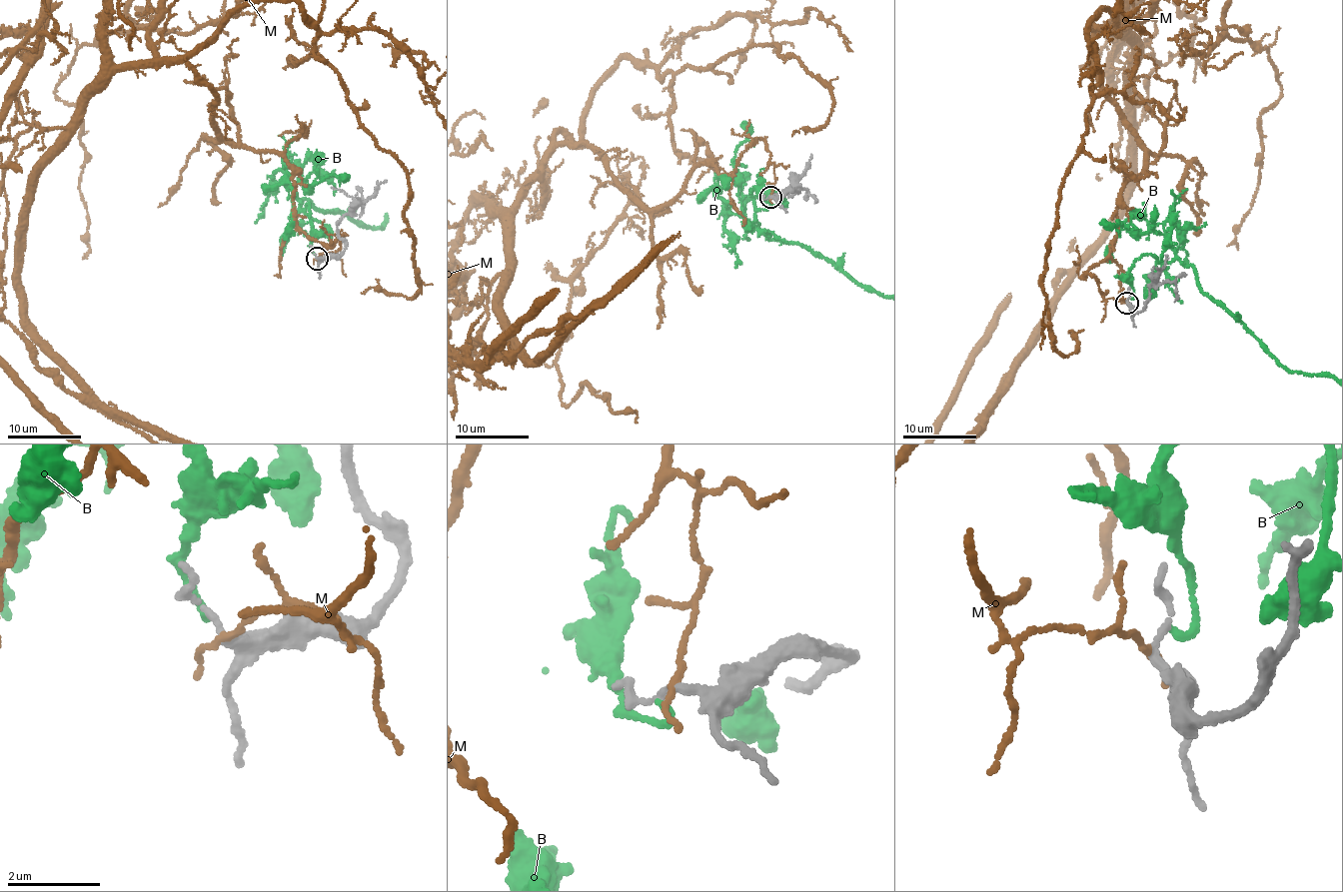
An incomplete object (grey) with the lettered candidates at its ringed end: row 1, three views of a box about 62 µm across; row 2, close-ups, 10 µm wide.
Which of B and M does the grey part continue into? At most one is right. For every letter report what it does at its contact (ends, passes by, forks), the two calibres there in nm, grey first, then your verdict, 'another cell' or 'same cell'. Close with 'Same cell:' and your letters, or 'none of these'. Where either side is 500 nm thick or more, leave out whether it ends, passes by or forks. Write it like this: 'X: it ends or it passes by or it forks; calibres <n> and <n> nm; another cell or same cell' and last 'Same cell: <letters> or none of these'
B: it ends; calibres 160 and 160 nm; another cell
M: it passes by; calibres 180 and 100 nm; another cell
Same cell: none of these

